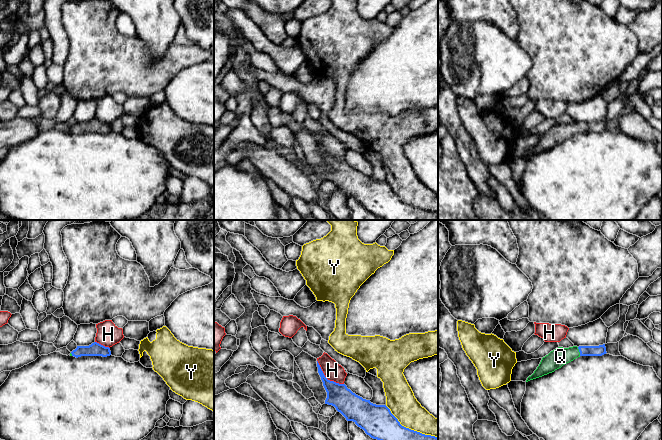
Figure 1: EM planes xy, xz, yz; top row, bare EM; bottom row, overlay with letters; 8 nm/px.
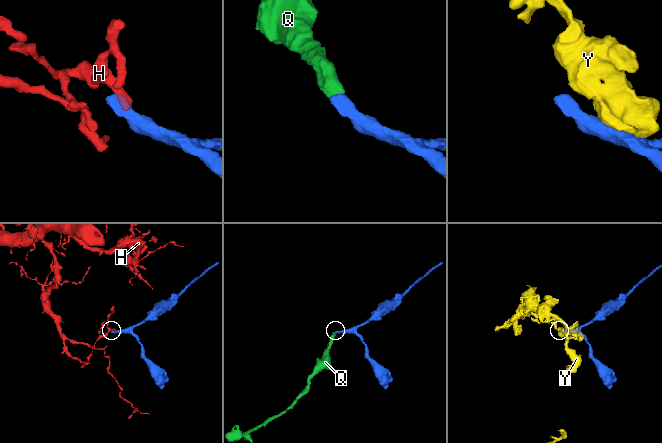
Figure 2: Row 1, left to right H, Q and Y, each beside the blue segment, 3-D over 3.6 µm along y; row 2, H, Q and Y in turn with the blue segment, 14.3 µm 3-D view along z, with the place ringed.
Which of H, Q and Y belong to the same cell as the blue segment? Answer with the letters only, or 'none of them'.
Q

